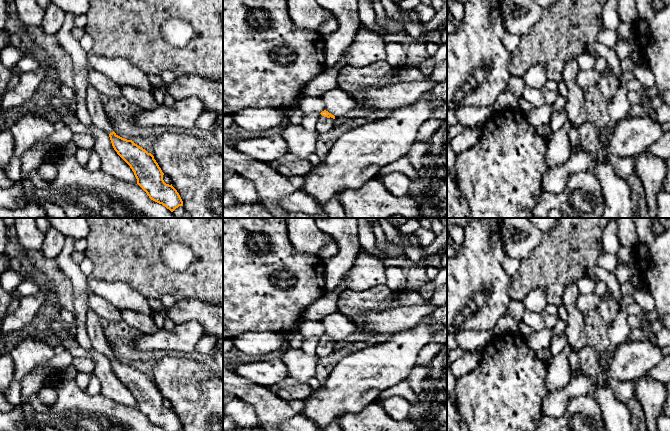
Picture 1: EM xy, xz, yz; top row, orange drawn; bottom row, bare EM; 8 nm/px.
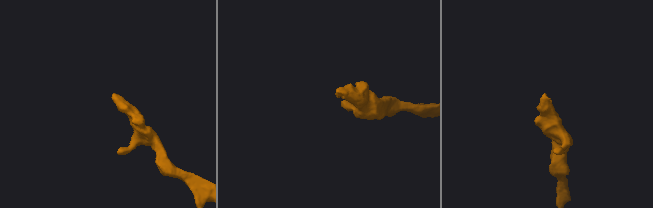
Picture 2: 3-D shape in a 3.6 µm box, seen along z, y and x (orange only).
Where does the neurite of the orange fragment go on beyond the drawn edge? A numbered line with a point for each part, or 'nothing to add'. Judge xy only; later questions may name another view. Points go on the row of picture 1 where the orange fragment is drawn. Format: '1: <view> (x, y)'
1: xy (93, 98)

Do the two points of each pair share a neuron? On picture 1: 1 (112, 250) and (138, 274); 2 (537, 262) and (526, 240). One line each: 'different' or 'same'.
1: same
2: different

